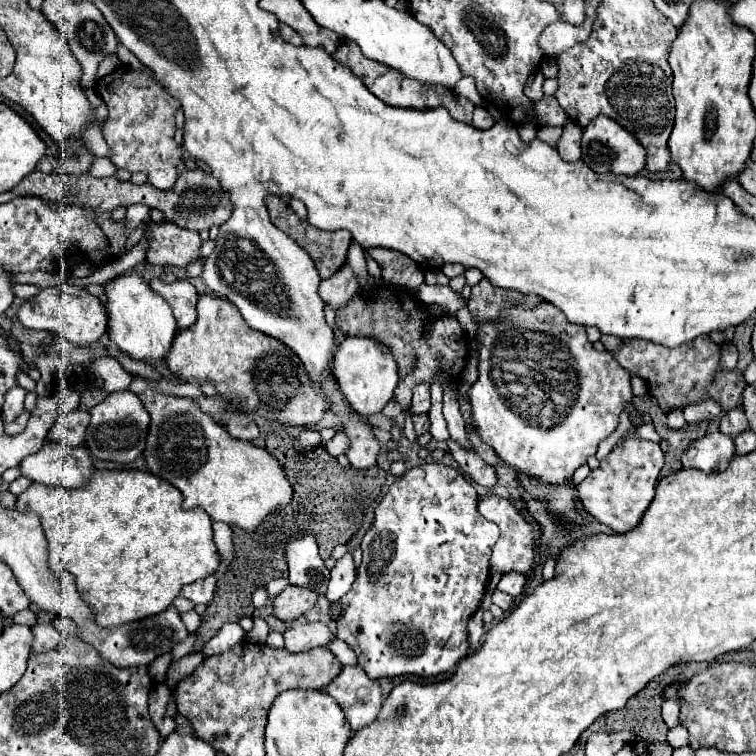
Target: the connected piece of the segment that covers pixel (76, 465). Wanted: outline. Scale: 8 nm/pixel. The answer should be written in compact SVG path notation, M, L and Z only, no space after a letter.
M44 442L42 450L26 456L18 468L28 480L78 488L84 486L90 478L92 462L84 446L62 446L58 442Z

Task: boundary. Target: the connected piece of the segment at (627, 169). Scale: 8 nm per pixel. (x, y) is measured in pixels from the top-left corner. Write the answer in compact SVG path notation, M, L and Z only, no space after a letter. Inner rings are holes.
M598 116L598 118L594 118L594 122L590 122L590 126L584 128L584 136L582 136L582 160L586 162L586 166L590 166L598 174L614 172L614 174L638 176L644 170L646 152L638 144L638 140L628 130L618 126L612 118Z

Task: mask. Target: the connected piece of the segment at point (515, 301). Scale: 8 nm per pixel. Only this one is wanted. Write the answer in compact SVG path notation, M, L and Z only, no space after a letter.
M482 278L476 286L472 286L468 310L474 318L474 322L482 324L482 322L494 322L494 318L500 318L502 310L508 310L510 306L534 308L534 306L540 306L542 302L544 300L540 296L496 288L490 284L488 278Z

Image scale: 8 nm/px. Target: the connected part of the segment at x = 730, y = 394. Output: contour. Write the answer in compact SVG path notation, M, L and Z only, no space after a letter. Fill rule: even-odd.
M696 338L694 342L686 342L676 348L666 348L662 344L654 344L650 340L624 340L620 352L614 354L614 358L624 366L630 374L640 376L648 382L650 394L658 400L660 408L664 412L670 412L674 408L688 406L690 402L696 402L700 398L706 398L708 394L722 404L724 410L732 410L738 406L740 396L746 388L744 376L738 370L732 372L720 372L718 370L718 358L720 348L708 338Z

